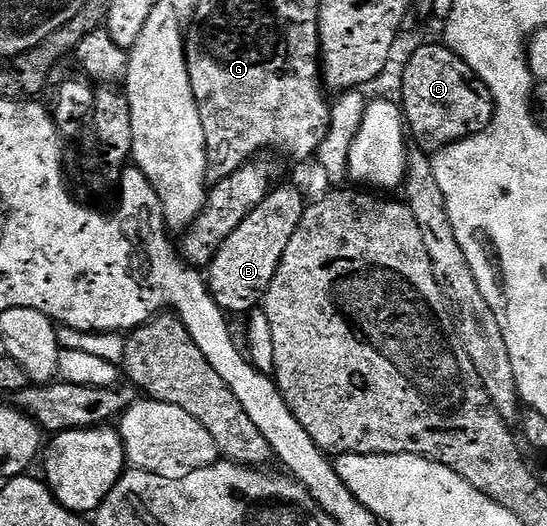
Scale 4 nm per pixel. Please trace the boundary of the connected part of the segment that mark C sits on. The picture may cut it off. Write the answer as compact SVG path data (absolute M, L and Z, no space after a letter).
M421 46L401 74L399 105L416 149L436 152L483 132L493 119L493 96L448 46Z

